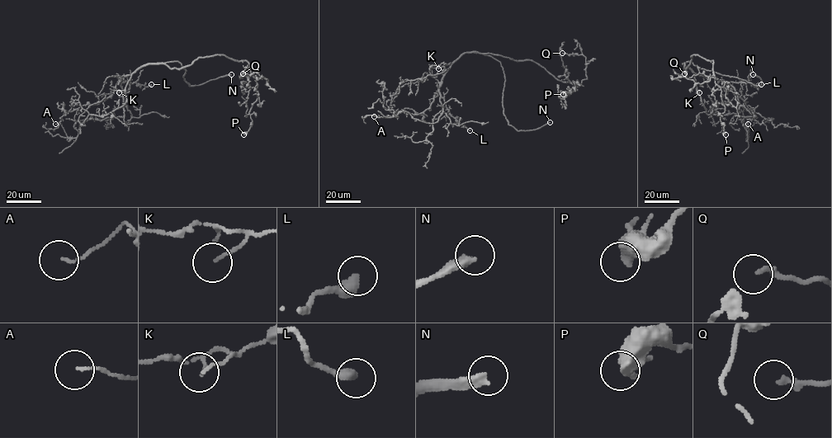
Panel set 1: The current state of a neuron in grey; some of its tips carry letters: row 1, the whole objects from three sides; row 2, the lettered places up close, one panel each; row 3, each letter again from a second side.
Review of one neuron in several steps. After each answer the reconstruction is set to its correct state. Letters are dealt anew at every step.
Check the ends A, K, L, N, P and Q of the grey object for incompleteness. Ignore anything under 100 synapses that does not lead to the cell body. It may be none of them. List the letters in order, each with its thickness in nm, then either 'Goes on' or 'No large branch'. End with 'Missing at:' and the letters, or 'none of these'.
A: Thickness 80 nm. No large branch
K: Thickness 90 nm. No large branch
L: Thickness 380 nm. No large branch
N: Thickness 360 nm. Goes on
P: Thickness 550 nm. No large branch
Q: Thickness 220 nm. No large branch
Missing at: N

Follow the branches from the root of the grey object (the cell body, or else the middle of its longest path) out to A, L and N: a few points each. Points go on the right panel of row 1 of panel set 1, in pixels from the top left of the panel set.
A: (687, 67), (696, 73), (729, 82), (737, 95), (738, 114), (754, 117), (742, 120), (748, 138), (748, 124)
L: (687, 67), (696, 73), (721, 81), (749, 82), (758, 87), (761, 84)
N: (687, 67), (683, 63), (690, 61), (700, 68), (761, 85), (762, 80), (753, 74)

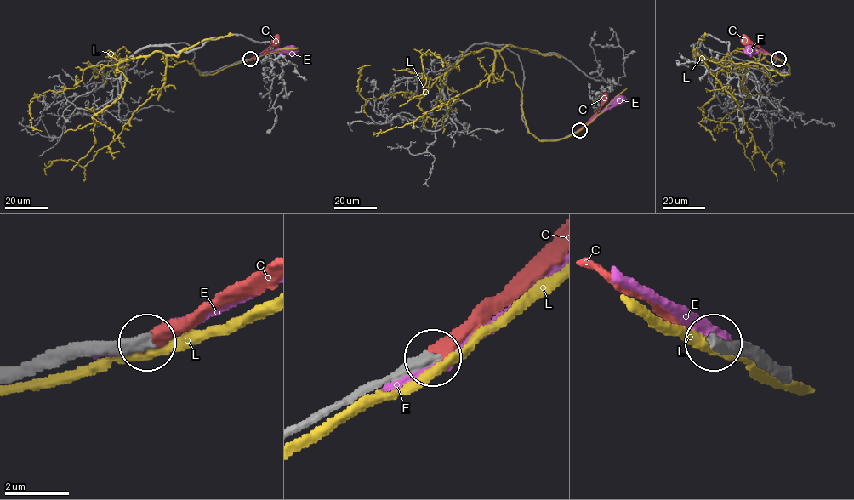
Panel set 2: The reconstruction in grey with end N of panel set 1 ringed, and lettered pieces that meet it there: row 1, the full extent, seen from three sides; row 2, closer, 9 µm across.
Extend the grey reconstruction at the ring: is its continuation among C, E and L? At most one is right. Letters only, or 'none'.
C

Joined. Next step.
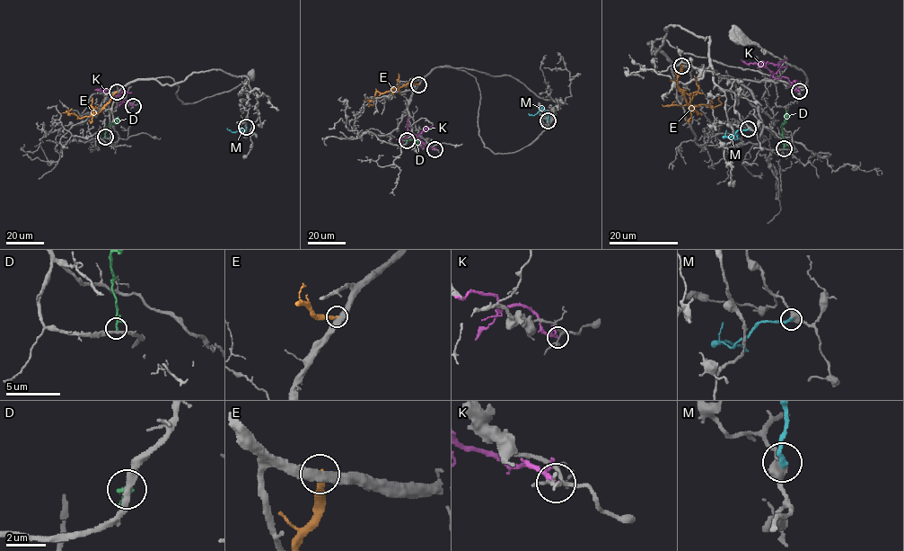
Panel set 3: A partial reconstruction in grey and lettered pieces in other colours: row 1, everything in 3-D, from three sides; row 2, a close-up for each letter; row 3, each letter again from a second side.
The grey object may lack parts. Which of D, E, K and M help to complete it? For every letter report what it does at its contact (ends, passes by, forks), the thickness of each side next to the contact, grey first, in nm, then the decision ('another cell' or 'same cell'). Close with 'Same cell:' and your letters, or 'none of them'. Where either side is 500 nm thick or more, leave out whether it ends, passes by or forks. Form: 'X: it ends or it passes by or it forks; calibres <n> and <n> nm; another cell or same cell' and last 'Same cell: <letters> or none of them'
D: it passes by; calibres 320 and 160 nm; another cell
E: it ends; calibres 460 and 440 nm; another cell
K: it passes by; calibres 170 and 190 nm; another cell
M: it ends; calibres 480 and 280 nm; another cell
Same cell: none of them

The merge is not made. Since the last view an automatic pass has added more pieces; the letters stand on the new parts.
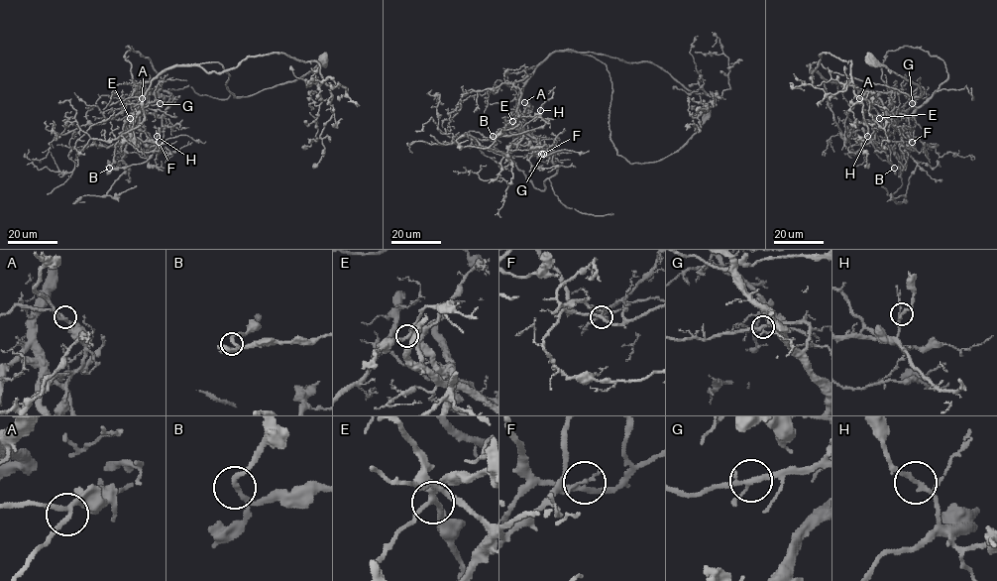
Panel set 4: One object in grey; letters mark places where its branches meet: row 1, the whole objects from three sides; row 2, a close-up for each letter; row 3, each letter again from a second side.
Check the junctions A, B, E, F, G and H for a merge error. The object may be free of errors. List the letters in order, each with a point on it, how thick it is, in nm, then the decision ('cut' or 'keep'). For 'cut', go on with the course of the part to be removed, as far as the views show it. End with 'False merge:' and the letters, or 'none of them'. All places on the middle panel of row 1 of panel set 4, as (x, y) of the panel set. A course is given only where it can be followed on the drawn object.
A: at (524, 102); 190 nm thick; keep
B: at (493, 136); 180 nm thick; keep
E: at (512, 121); 240 nm thick; keep
F: at (541, 154); 190 nm thick; cut; foreign part runs (541, 154), (545, 151), (536, 140), (513, 122), (493, 136), (534, 130), (549, 120)
G: at (543, 154); 200 nm thick; keep
H: at (540, 110); 160 nm thick; keep
False merge: F

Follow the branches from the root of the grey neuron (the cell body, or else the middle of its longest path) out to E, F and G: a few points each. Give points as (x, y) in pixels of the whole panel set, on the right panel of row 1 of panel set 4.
E: (869, 59), (916, 83), (921, 95), (830, 72), (820, 62), (808, 65), (827, 80), (873, 92), (879, 118)
F: (869, 59), (921, 95), (808, 65), (873, 93), (912, 143)
G: (869, 59), (921, 95), (808, 65), (873, 93), (889, 115), (910, 116), (912, 103)

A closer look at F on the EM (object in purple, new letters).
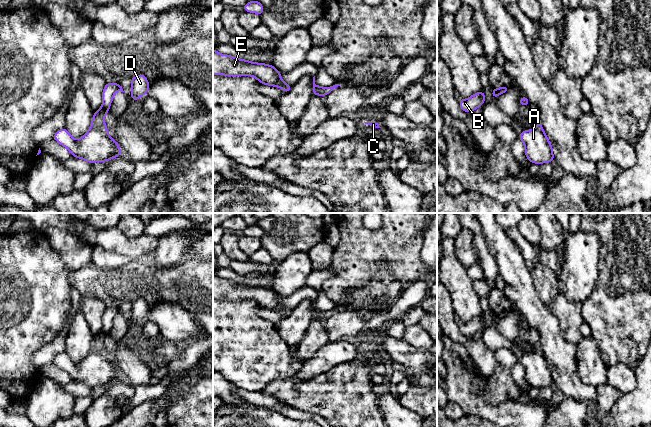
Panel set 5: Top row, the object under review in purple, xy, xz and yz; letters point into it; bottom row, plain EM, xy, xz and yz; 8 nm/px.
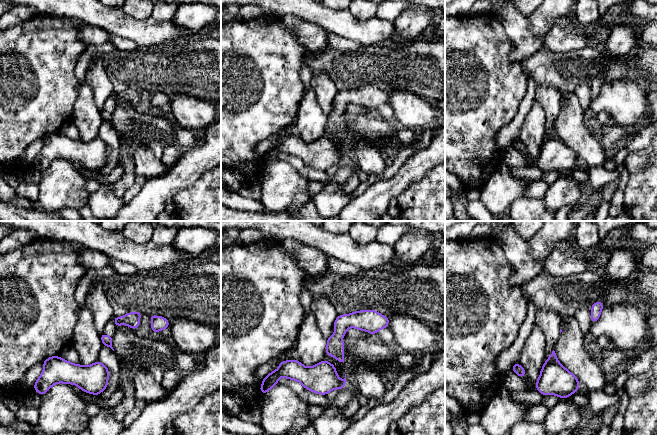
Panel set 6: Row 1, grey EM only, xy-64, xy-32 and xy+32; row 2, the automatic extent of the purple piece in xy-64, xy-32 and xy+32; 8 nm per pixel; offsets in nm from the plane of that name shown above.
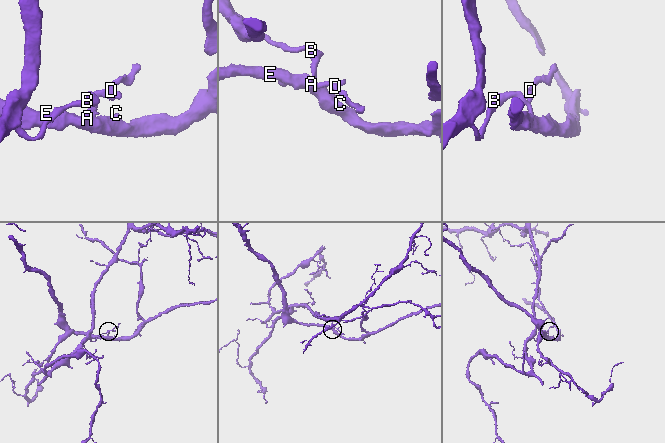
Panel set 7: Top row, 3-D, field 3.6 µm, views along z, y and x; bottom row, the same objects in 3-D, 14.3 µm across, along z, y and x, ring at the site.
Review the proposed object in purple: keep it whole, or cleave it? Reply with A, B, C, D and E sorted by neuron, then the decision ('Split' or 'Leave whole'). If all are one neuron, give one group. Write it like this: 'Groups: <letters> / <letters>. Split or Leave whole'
Groups: A C E / B D. Split

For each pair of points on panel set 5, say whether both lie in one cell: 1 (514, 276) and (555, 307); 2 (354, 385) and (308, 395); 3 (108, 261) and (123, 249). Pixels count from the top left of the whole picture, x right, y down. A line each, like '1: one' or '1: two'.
1: two
2: one
3: two

